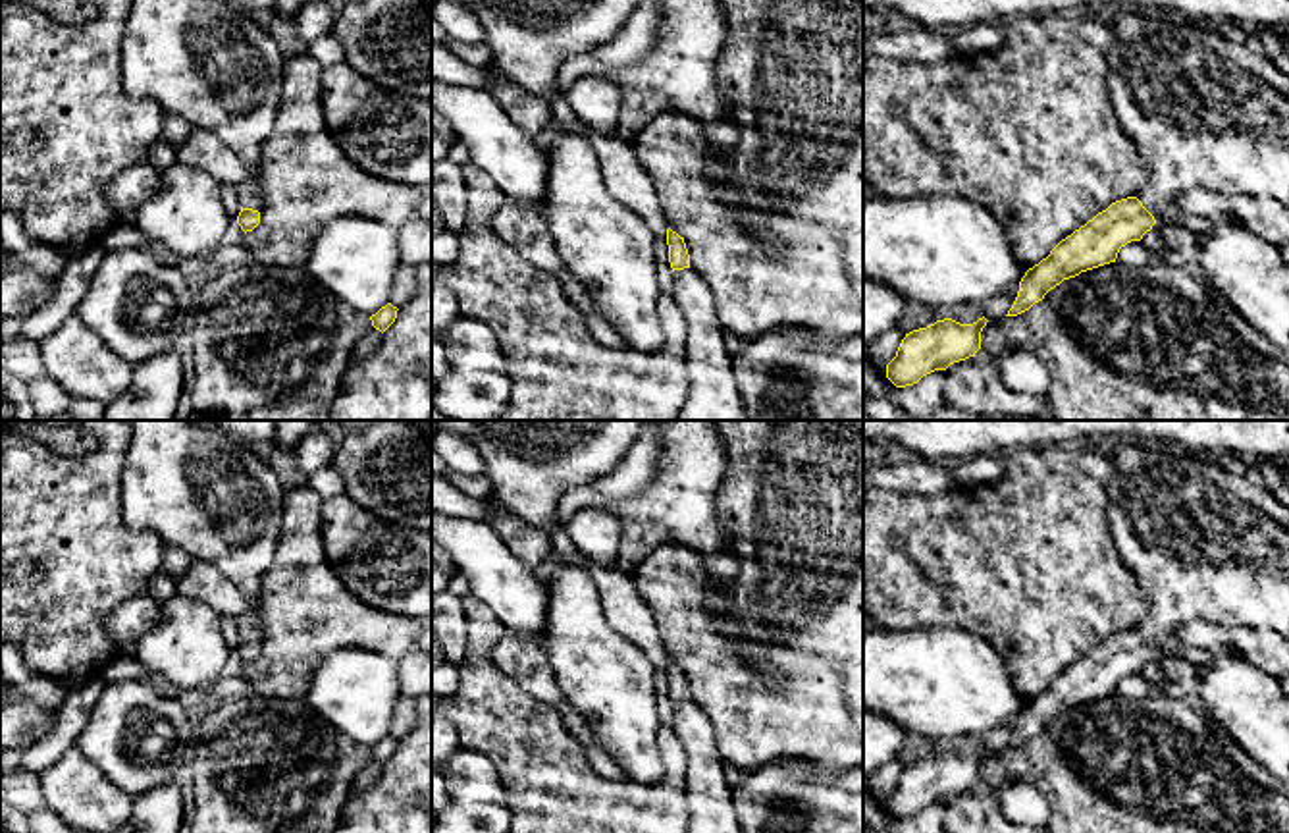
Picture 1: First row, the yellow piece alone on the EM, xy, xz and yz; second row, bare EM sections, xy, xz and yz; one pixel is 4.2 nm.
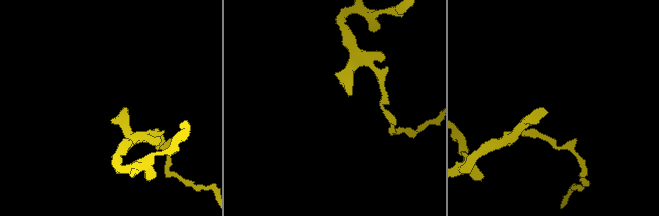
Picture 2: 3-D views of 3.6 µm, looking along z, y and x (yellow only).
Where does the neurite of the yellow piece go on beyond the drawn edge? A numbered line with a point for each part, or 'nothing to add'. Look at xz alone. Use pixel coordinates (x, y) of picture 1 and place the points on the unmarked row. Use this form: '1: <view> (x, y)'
1: xz (710, 799)

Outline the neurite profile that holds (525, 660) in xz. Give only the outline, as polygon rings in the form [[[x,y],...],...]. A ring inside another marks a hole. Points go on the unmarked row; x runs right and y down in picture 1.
[[[507,631],[489,650],[489,659],[536,700],[555,710],[568,704],[539,640]]]

